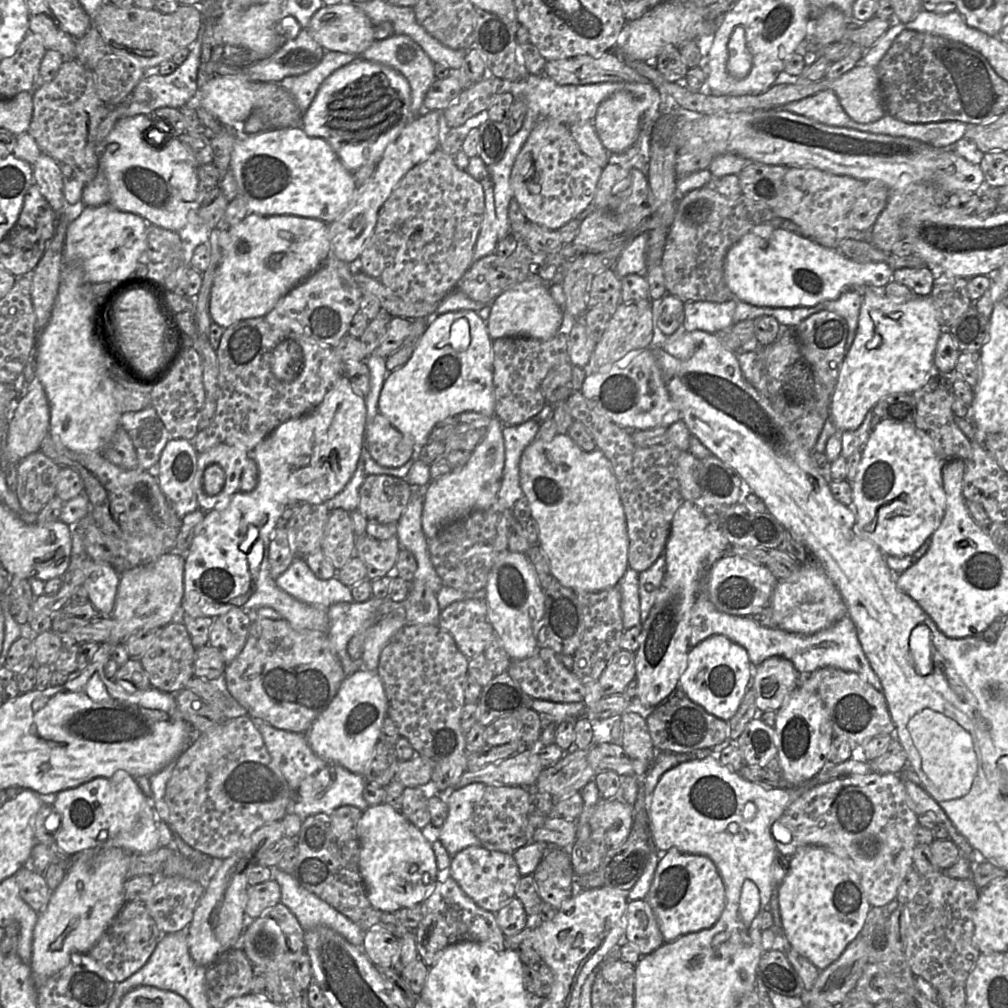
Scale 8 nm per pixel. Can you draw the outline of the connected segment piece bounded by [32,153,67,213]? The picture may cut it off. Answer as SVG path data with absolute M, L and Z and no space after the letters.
M40 154L33 166L33 182L51 208L57 213L66 203L60 164L46 154Z

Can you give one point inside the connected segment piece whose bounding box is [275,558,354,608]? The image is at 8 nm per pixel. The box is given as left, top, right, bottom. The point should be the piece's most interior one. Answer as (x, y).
(299, 581)

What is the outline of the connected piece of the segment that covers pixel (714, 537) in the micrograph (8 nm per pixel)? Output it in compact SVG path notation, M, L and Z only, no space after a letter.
M710 524L709 532L712 548L706 557L706 568L700 579L697 598L692 609L690 648L697 646L712 635L723 635L747 650L753 668L768 658L781 656L790 660L801 675L811 674L821 668L833 667L858 674L876 690L882 692L880 679L872 669L862 649L855 624L848 615L824 630L805 635L788 632L779 627L765 627L751 617L732 615L718 610L709 598L708 574L713 565L729 553L731 544L717 525Z

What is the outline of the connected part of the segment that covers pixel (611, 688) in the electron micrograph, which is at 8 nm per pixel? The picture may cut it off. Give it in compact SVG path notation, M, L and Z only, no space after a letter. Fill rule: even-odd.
M620 649L598 679L603 697L623 694L627 685L636 678L635 652Z

